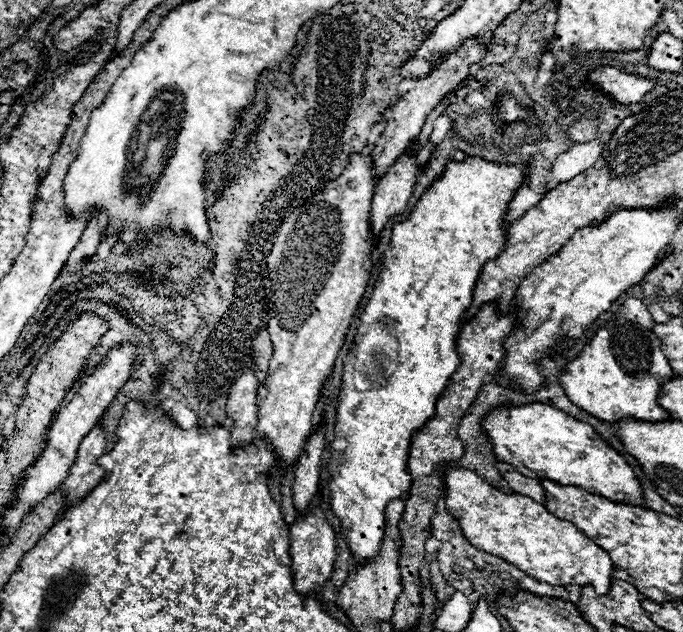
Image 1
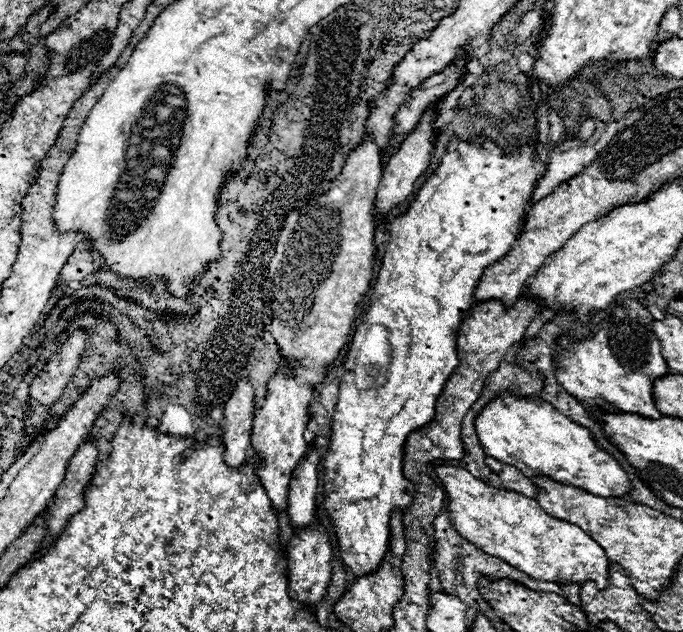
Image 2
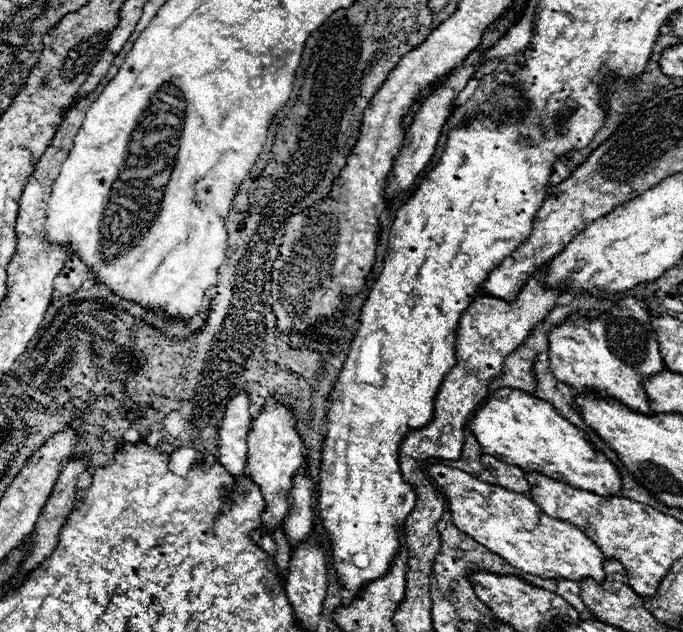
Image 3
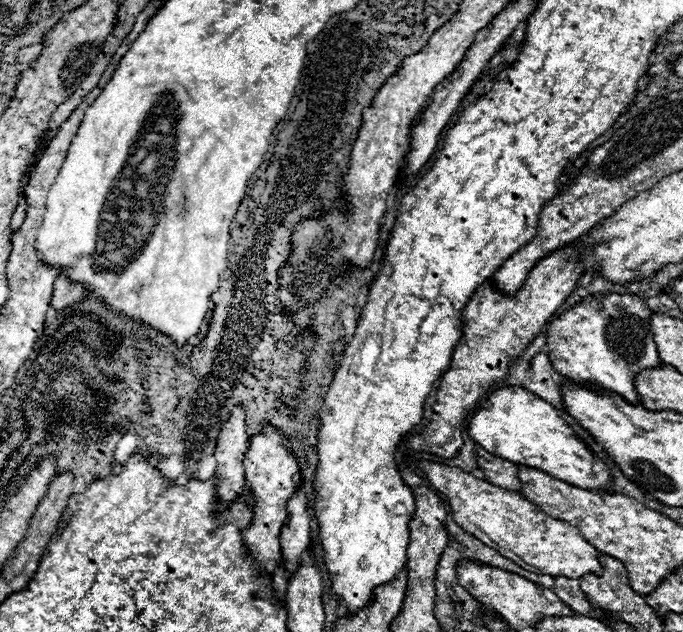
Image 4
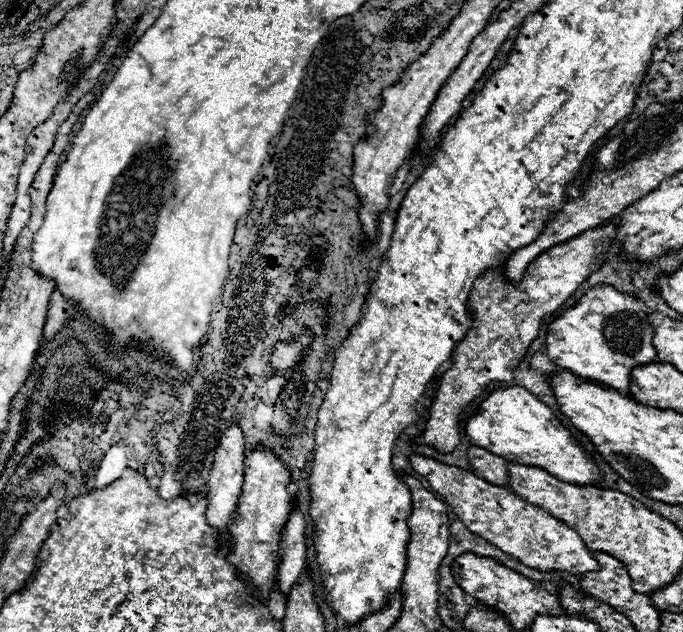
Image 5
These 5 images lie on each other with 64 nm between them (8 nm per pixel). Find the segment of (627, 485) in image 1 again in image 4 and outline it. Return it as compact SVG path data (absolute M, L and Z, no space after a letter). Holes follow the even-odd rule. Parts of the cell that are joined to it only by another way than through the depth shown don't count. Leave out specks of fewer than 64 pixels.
M510 386L492 392L492 396L482 404L482 410L478 410L468 422L468 434L486 452L492 452L504 460L512 460L518 466L524 464L530 468L540 468L552 478L578 488L610 490L612 478L608 466L592 456L592 452L576 438L574 430L552 406L526 388Z

